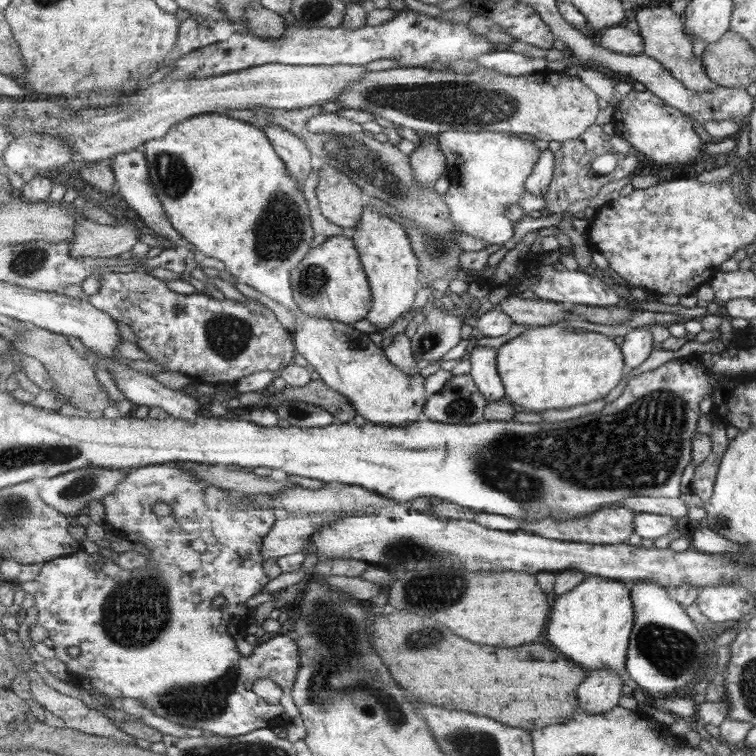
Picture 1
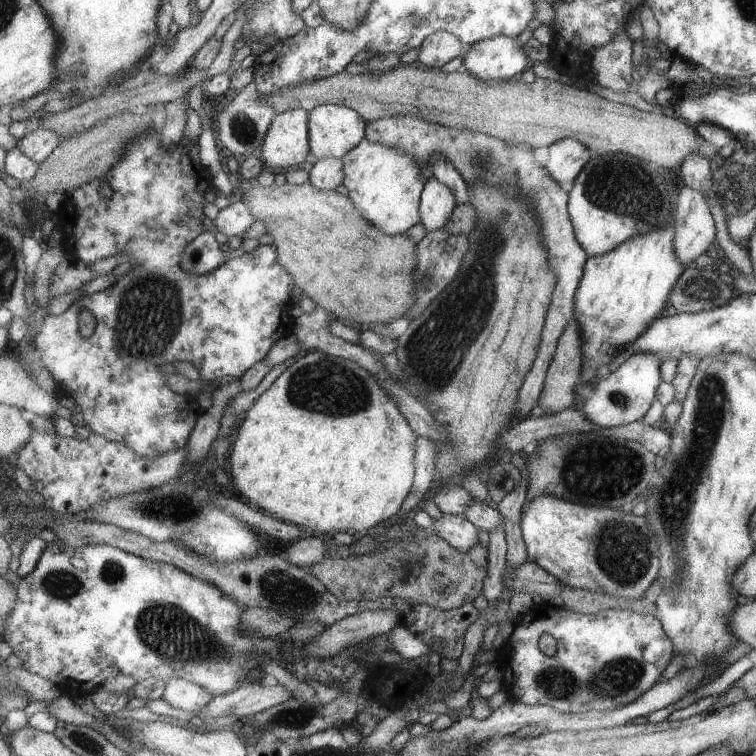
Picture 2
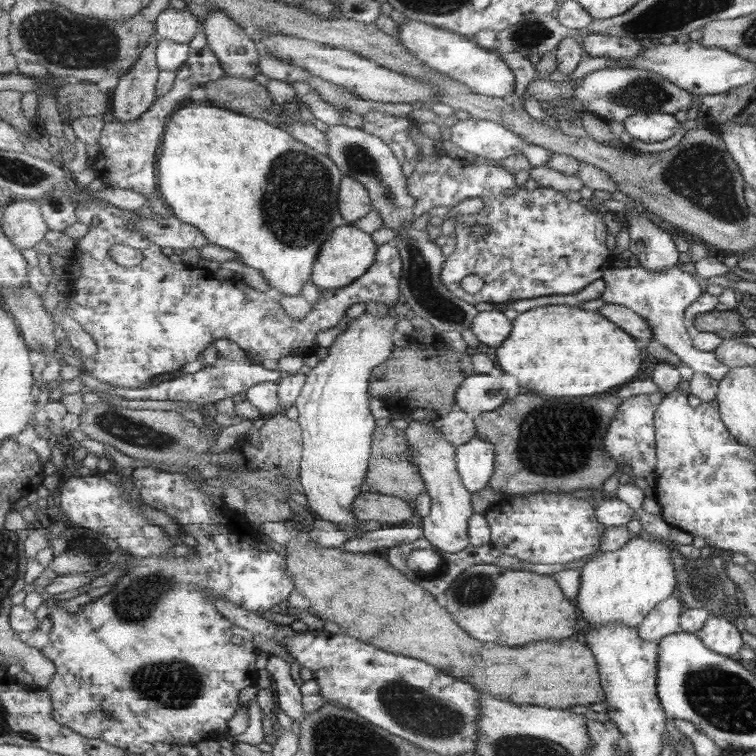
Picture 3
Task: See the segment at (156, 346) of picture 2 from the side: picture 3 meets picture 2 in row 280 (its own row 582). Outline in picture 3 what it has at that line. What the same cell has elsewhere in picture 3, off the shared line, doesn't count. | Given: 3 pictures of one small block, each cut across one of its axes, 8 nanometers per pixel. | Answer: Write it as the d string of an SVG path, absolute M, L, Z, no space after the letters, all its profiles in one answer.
M148 466L134 469L130 478L135 486L134 494L141 502L162 511L165 515L172 516L179 523L181 533L191 535L196 539L198 544L194 547L195 554L188 557L147 559L134 556L131 562L127 562L127 564L131 564L127 573L115 582L111 590L98 599L85 604L78 612L69 613L56 606L49 609L49 617L52 620L53 628L49 634L50 641L41 650L49 660L54 661L57 668L53 680L45 688L50 692L54 703L54 719L69 728L73 728L75 732L82 733L83 736L103 739L109 744L118 745L137 754L153 750L155 748L153 742L164 742L174 746L181 744L194 745L196 741L209 739L222 740L230 732L229 720L240 709L241 690L256 684L258 671L256 662L259 650L253 644L254 633L226 619L217 608L214 596L224 596L230 602L234 602L234 604L238 604L254 613L261 612L261 610L271 610L273 606L287 600L291 596L291 592L297 589L293 575L288 571L286 559L283 555L274 551L262 552L257 548L257 544L254 543L257 530L252 519L229 510L224 498L221 498L221 496L215 498L215 496L205 494L203 488L200 488L200 486L203 486L203 481L199 482L195 476L189 476L189 474L185 473L166 472Z

